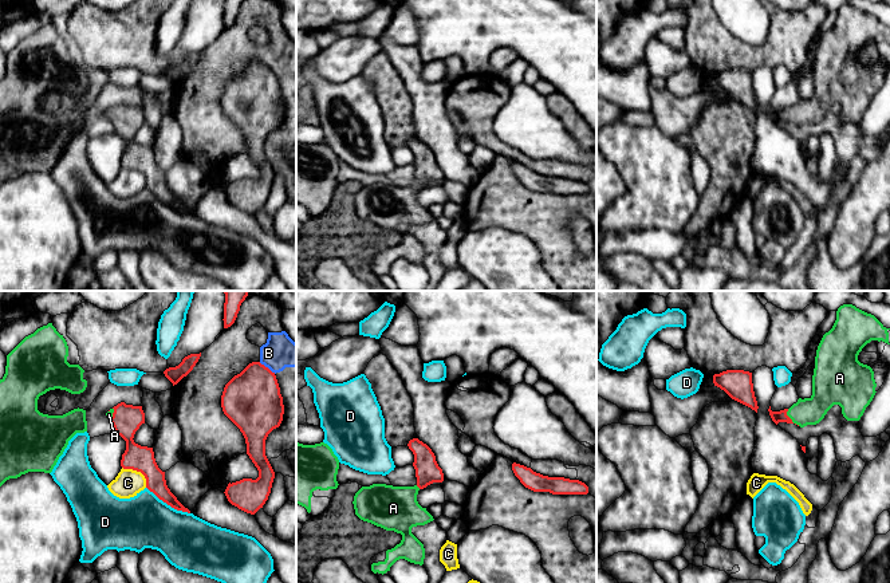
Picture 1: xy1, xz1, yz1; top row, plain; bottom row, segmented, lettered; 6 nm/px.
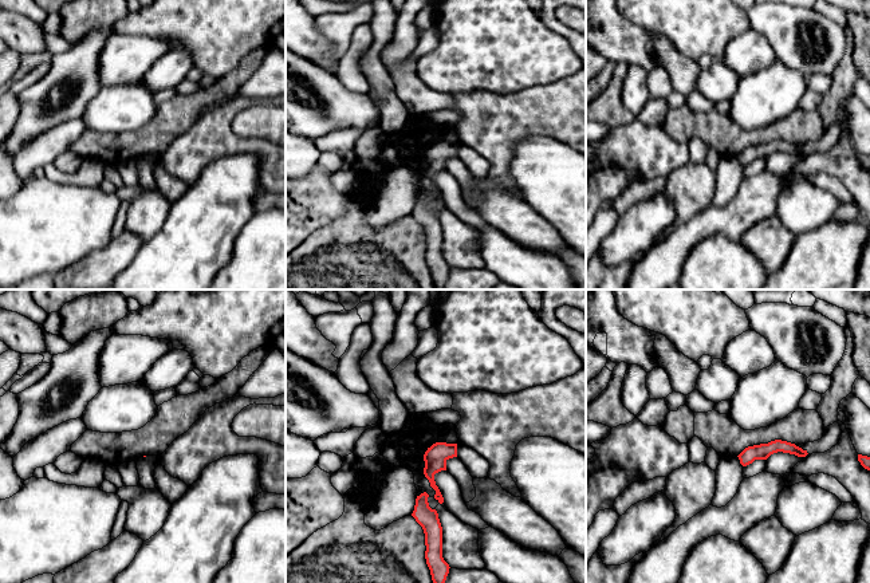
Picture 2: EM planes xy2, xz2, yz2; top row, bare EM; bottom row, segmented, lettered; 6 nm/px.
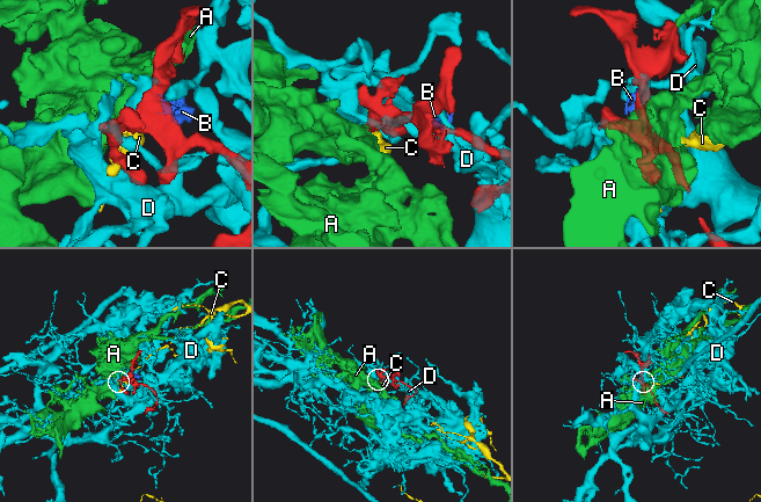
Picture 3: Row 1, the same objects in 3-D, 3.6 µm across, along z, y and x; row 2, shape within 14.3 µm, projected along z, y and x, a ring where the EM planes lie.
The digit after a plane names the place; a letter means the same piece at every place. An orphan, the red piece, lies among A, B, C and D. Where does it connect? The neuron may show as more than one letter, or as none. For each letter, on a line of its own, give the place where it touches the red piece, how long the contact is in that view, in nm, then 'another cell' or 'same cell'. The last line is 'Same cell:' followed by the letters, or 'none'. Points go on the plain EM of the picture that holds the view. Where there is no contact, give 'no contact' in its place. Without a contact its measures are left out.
A: yz1 (790, 118) | 130 nm | same cell
B: xy1 (267, 67) | 120 nm | another cell
C: xy1 (138, 170) | 200 nm | another cell
D: xy1 (168, 204) | 300 nm | another cell
Same cell: A

